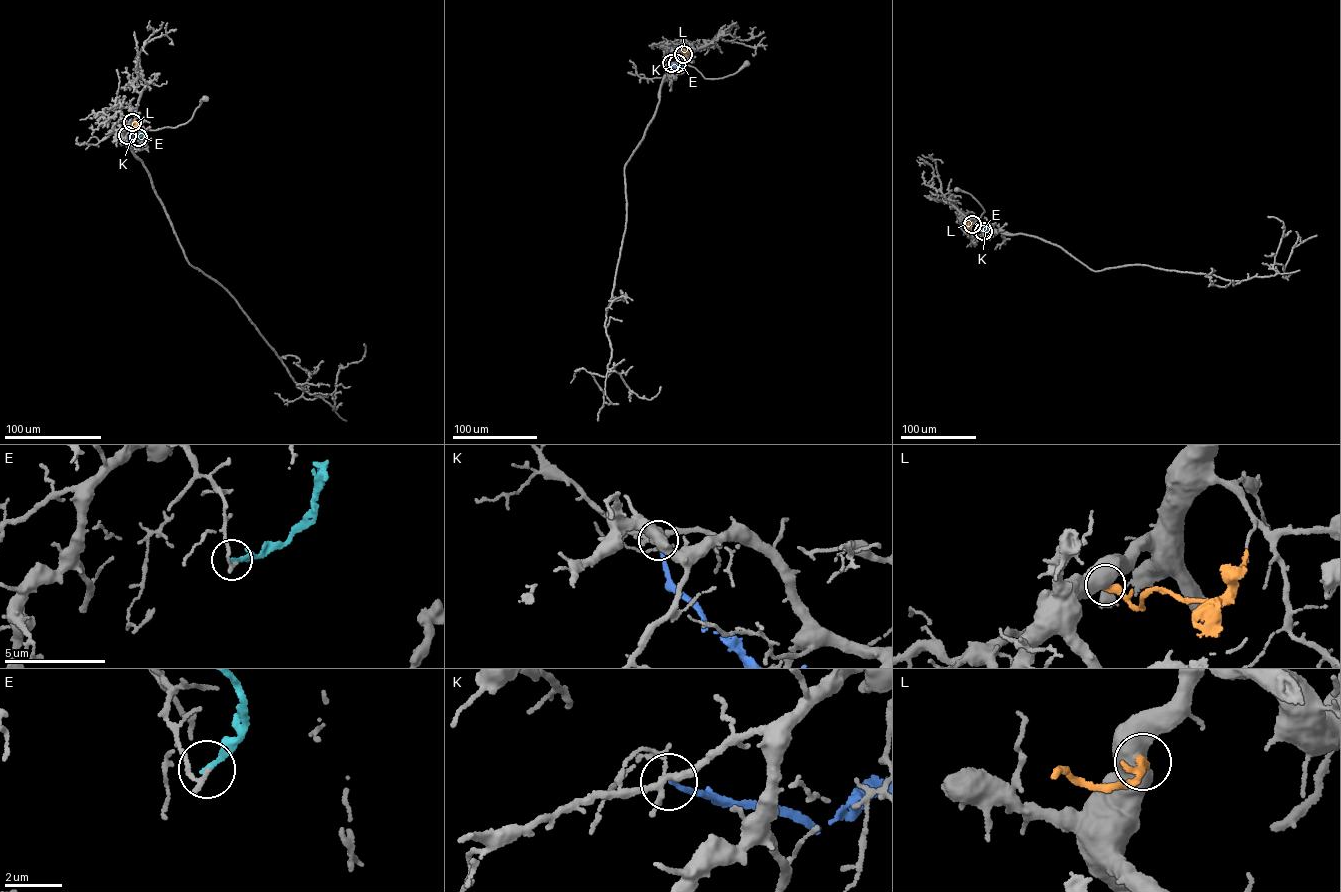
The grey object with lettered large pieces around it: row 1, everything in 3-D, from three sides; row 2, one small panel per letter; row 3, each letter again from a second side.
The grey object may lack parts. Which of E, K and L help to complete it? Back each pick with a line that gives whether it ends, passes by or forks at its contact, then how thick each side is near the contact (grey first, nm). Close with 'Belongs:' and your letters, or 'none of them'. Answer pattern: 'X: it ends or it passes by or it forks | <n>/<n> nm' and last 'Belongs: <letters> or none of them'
Belongs: none of them

